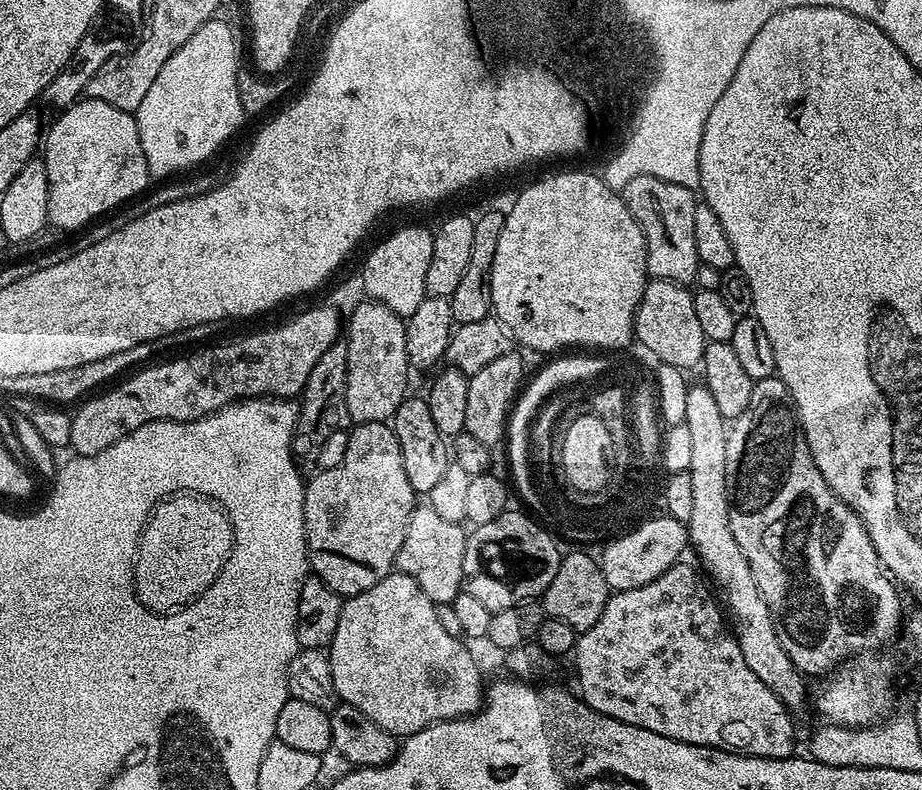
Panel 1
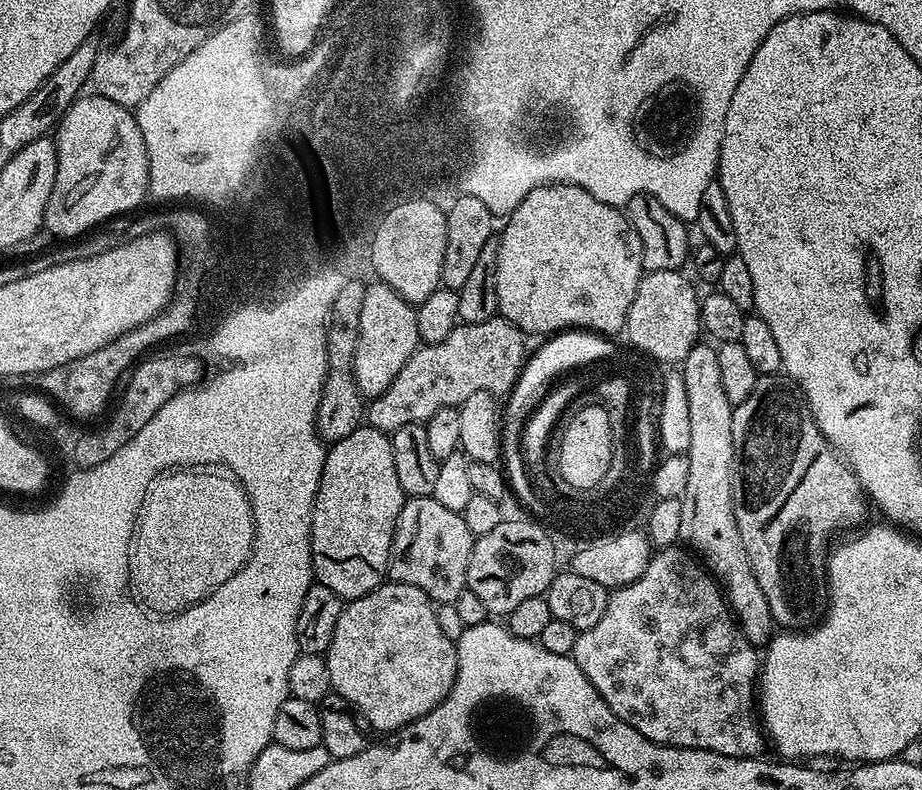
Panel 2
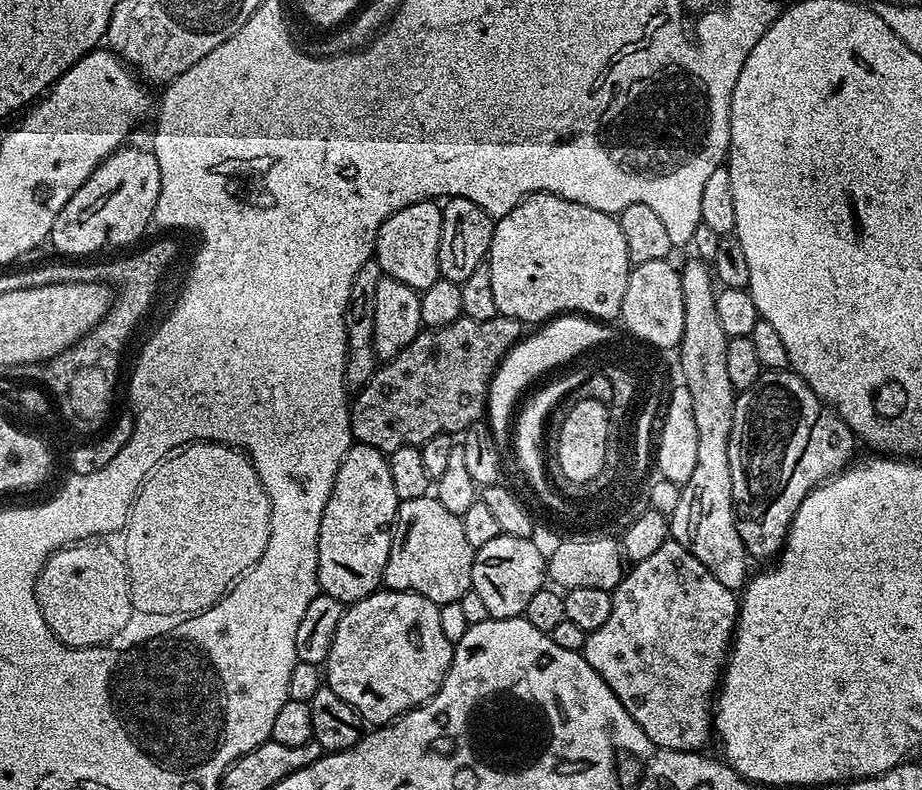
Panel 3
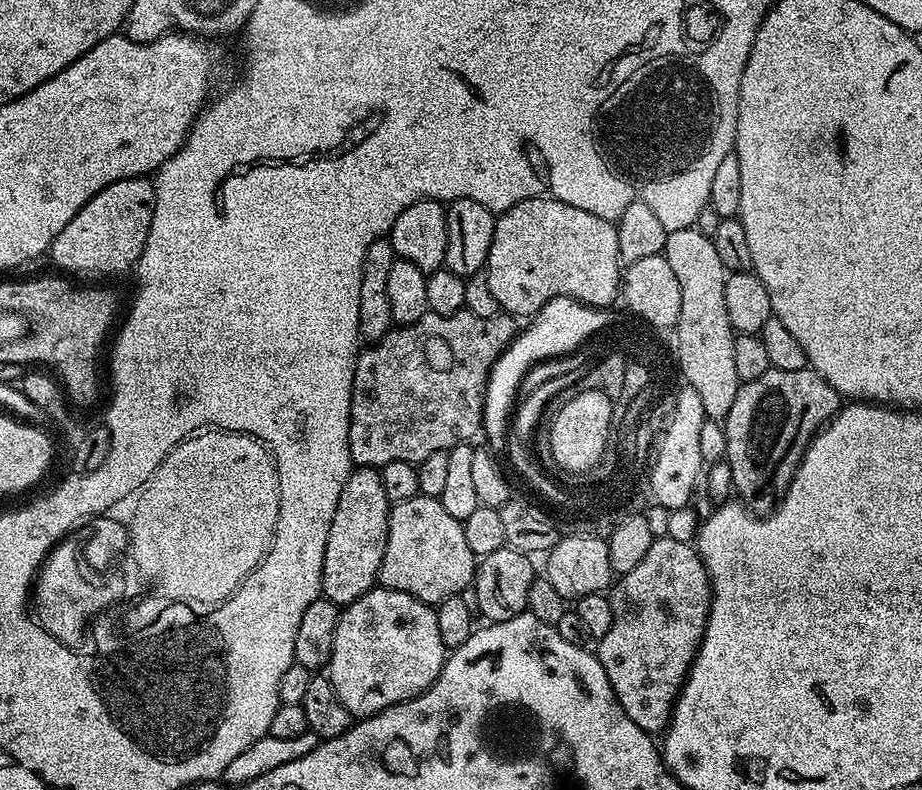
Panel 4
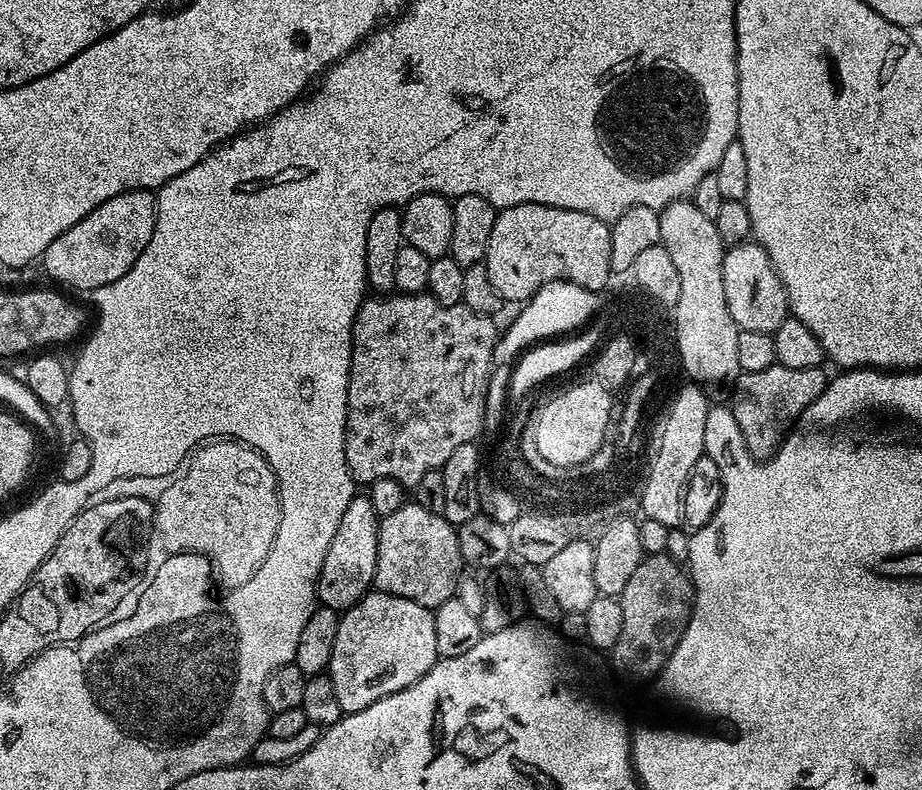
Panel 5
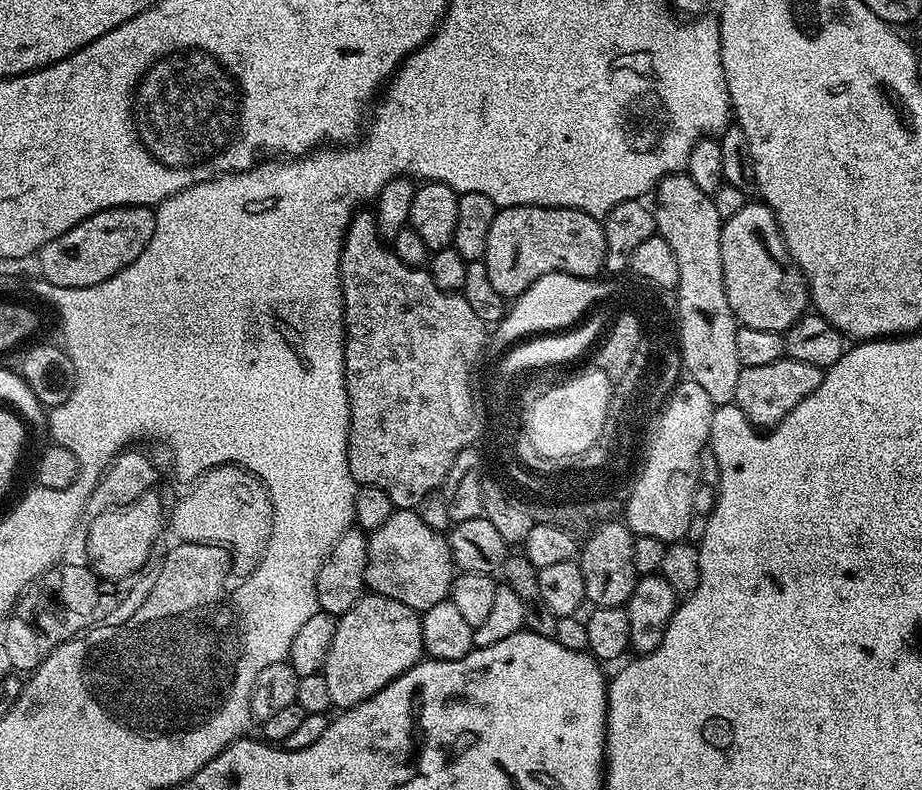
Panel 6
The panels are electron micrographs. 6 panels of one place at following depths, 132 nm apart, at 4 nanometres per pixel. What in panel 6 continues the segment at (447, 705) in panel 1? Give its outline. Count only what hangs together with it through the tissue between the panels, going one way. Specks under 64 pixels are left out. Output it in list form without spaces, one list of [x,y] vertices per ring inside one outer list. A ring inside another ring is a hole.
[[[375,594],[361,596],[354,606],[350,606],[350,610],[346,610],[346,614],[337,619],[334,642],[330,642],[330,654],[322,673],[326,678],[326,687],[330,690],[330,698],[337,709],[352,708],[362,703],[366,698],[382,691],[391,680],[420,663],[425,655],[421,619],[421,613],[415,612],[410,606],[394,602],[394,598]]]

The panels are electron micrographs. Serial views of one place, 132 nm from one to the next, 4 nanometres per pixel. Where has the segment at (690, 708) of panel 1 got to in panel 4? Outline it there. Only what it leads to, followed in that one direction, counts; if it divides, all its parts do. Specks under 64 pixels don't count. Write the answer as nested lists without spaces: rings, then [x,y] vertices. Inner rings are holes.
[[[667,535],[657,536],[653,539],[650,550],[646,550],[646,555],[642,557],[642,562],[638,562],[638,566],[634,566],[634,570],[630,570],[626,575],[619,577],[611,585],[610,599],[614,610],[614,622],[610,622],[610,630],[606,630],[606,634],[595,645],[596,657],[602,662],[602,670],[606,670],[606,678],[610,678],[610,686],[614,690],[622,710],[626,710],[626,714],[643,732],[649,734],[663,733],[667,729],[668,721],[672,718],[672,707],[676,705],[676,698],[680,694],[680,689],[684,687],[684,679],[687,678],[688,671],[692,669],[692,660],[700,648],[700,643],[706,630],[708,615],[710,614],[712,583],[708,577],[704,560],[696,553],[695,547],[688,540],[675,540]]]

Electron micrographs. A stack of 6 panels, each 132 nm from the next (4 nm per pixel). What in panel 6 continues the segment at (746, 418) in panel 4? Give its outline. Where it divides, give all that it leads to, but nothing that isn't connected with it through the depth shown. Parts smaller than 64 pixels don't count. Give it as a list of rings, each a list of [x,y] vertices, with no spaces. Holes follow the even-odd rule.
[[[787,358],[770,362],[766,366],[741,367],[734,403],[757,429],[771,430],[788,417],[790,410],[794,410],[802,398],[810,398],[810,394],[822,386],[824,373],[825,369],[810,366],[810,362]]]

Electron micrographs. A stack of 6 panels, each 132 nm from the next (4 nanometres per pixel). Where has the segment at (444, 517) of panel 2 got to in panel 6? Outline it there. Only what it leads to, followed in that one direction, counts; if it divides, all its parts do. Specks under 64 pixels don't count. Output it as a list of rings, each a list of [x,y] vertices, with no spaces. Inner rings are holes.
[[[393,510],[390,519],[368,536],[368,565],[364,583],[369,593],[394,598],[421,614],[449,599],[454,565],[447,535],[430,530],[419,511]]]

